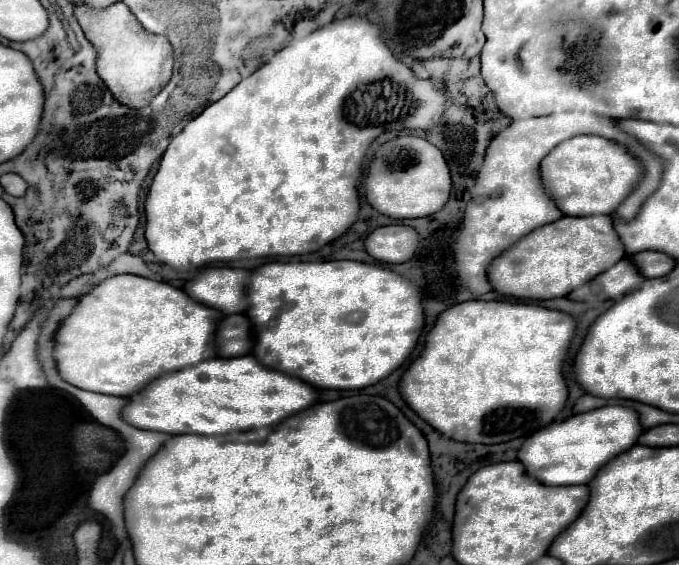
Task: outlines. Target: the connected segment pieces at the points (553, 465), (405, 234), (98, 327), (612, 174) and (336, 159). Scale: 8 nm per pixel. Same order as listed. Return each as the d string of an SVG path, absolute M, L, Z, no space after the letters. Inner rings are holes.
M603 406L583 414L573 414L563 422L553 422L537 432L533 432L519 448L517 458L529 472L547 486L567 486L567 484L587 484L601 466L605 466L617 454L629 450L637 444L643 432L637 422L637 412L625 406Z
M403 224L383 226L383 228L375 228L365 238L365 250L377 262L399 264L399 262L407 262L415 254L417 240L419 240L417 232L409 226Z
M115 274L99 282L87 294L83 294L73 312L59 324L55 332L53 358L57 360L59 376L81 390L111 394L111 396L129 396L133 390L141 390L145 382L165 374L169 370L181 370L197 362L215 358L213 350L213 328L223 318L221 312L191 302L191 298L165 282L133 276L133 274Z
M575 136L561 142L543 158L539 178L545 192L565 216L613 214L625 200L625 194L633 190L633 182L641 178L641 166L637 166L637 162L629 158L629 152L617 146L617 142L609 142L601 136Z
M349 16L343 20L335 20L329 22L327 26L321 26L319 30L311 32L305 38L293 40L287 48L283 48L281 52L277 52L271 62L267 62L263 68L259 68L257 72L253 72L249 78L241 80L229 94L225 94L221 100L213 102L211 106L207 106L197 118L193 118L169 144L169 148L165 150L159 170L149 186L147 198L145 198L145 218L147 218L147 226L145 226L145 240L149 250L157 256L157 260L161 260L165 266L177 270L177 272L195 272L201 266L213 264L213 262L231 262L231 260L241 260L241 258L271 258L271 256L301 256L301 254L309 254L315 252L319 248L323 248L325 244L333 242L335 238L339 238L341 234L345 234L351 224L357 220L357 212L359 212L359 184L361 184L361 164L365 158L367 148L371 146L371 142L381 134L381 126L375 128L367 128L367 126L355 126L349 124L343 116L343 104L345 100L353 94L353 90L357 90L357 86L363 86L365 82L379 82L389 78L395 84L403 84L409 86L409 82L413 82L413 72L399 62L393 52L387 48L387 44L381 38L381 30L377 24L371 24L365 18L359 16Z

